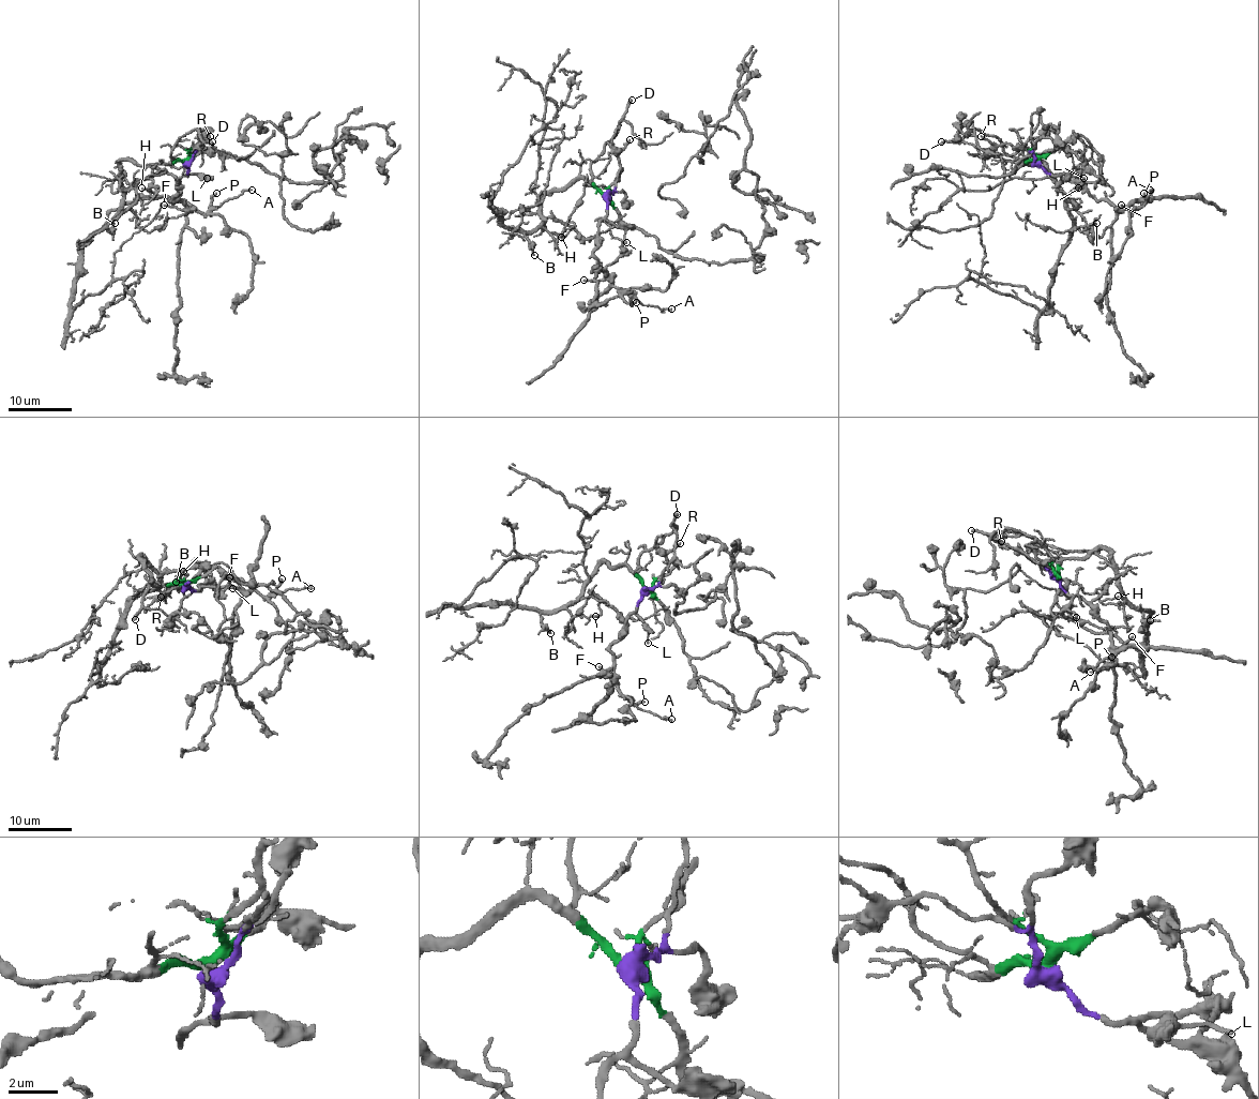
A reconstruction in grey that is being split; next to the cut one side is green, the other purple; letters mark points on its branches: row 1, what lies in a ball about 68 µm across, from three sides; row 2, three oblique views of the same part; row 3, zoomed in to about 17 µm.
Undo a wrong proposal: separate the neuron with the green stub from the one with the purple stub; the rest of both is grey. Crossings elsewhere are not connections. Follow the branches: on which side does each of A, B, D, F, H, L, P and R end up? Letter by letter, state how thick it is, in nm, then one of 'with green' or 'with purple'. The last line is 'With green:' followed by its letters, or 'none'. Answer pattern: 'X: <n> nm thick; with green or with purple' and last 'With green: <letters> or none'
A: 130 nm thick; with purple
B: 180 nm thick; with green
D: 240 nm thick; with green
F: 140 nm thick; with purple
H: 100 nm thick; with green
L: 160 nm thick; with purple
P: 190 nm thick; with purple
R: 160 nm thick; with purple
With green: B, D, H

